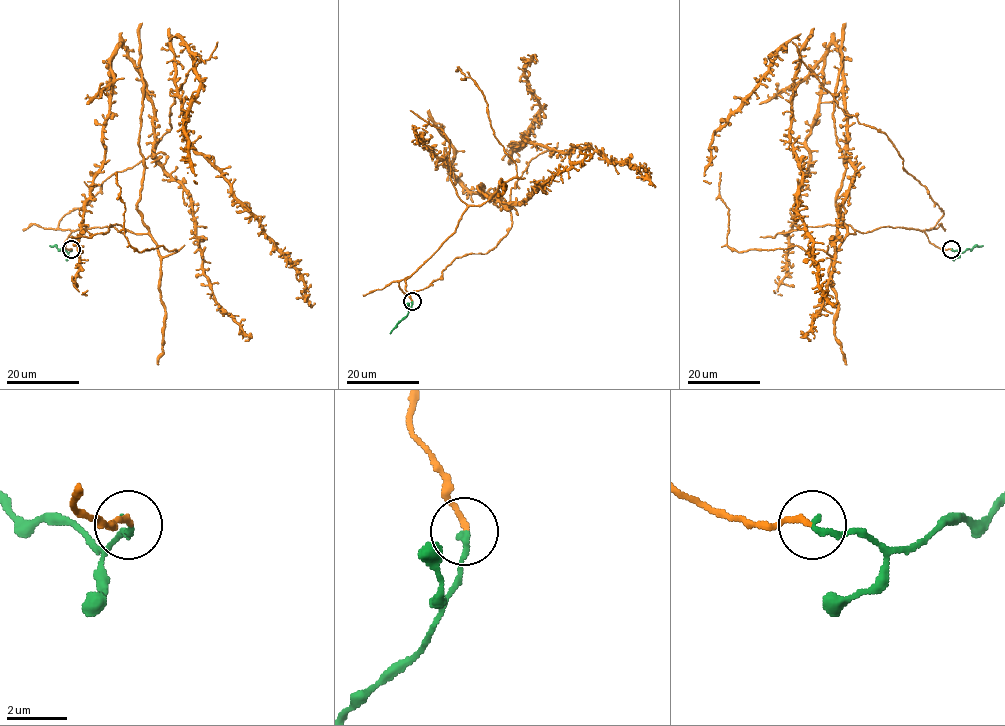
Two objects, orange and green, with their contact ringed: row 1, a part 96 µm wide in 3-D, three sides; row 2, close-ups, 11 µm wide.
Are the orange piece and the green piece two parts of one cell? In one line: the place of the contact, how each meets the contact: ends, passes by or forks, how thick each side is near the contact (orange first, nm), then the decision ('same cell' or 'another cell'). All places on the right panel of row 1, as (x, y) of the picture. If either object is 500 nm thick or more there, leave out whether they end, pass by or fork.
at (951, 249); orange ends there; green ends there; 190 nm thick on the orange side, 240 nm on the other; same cell

